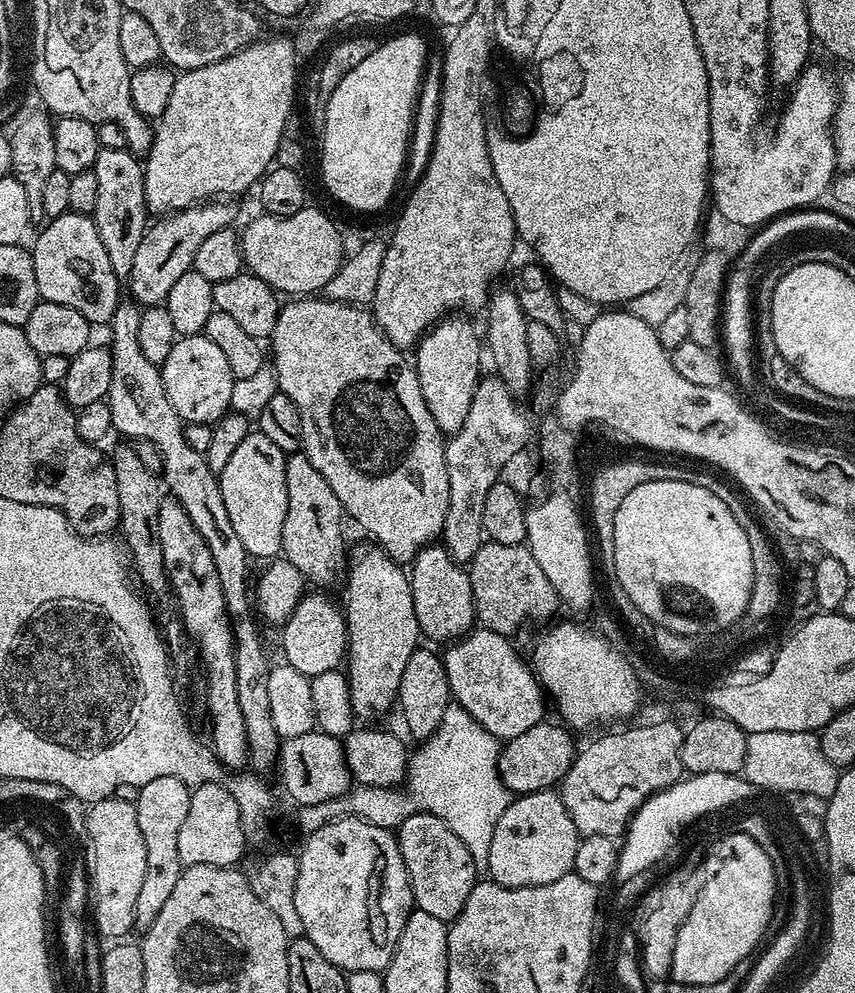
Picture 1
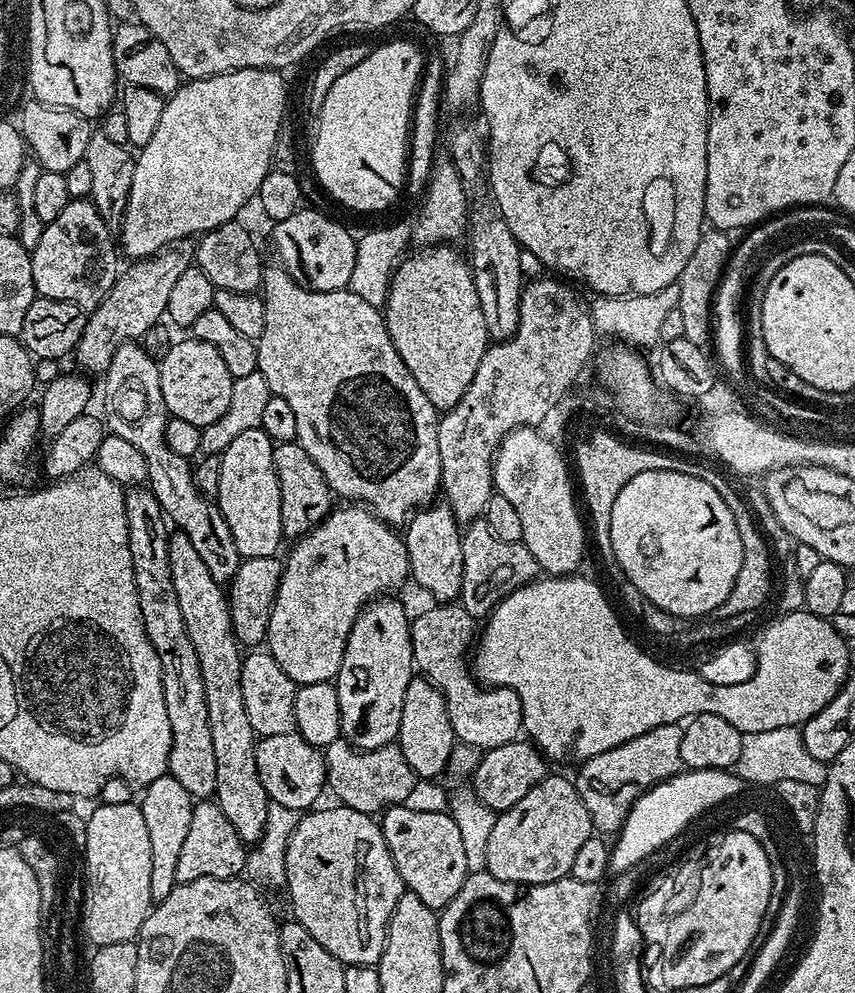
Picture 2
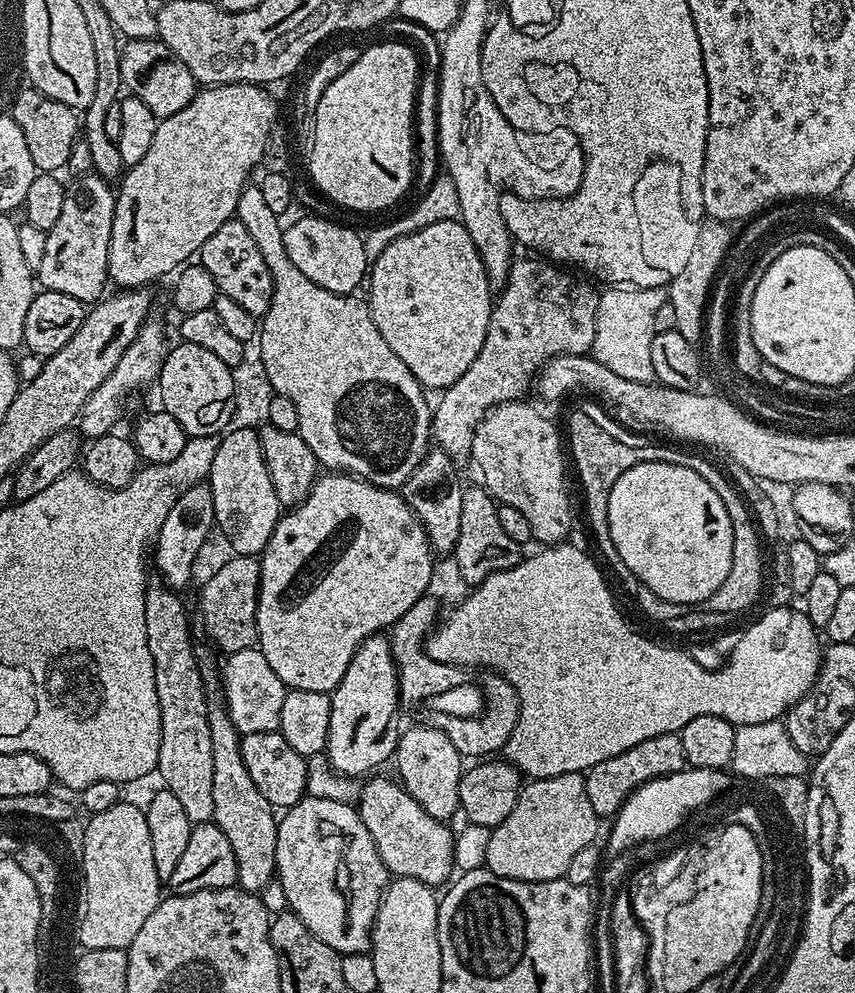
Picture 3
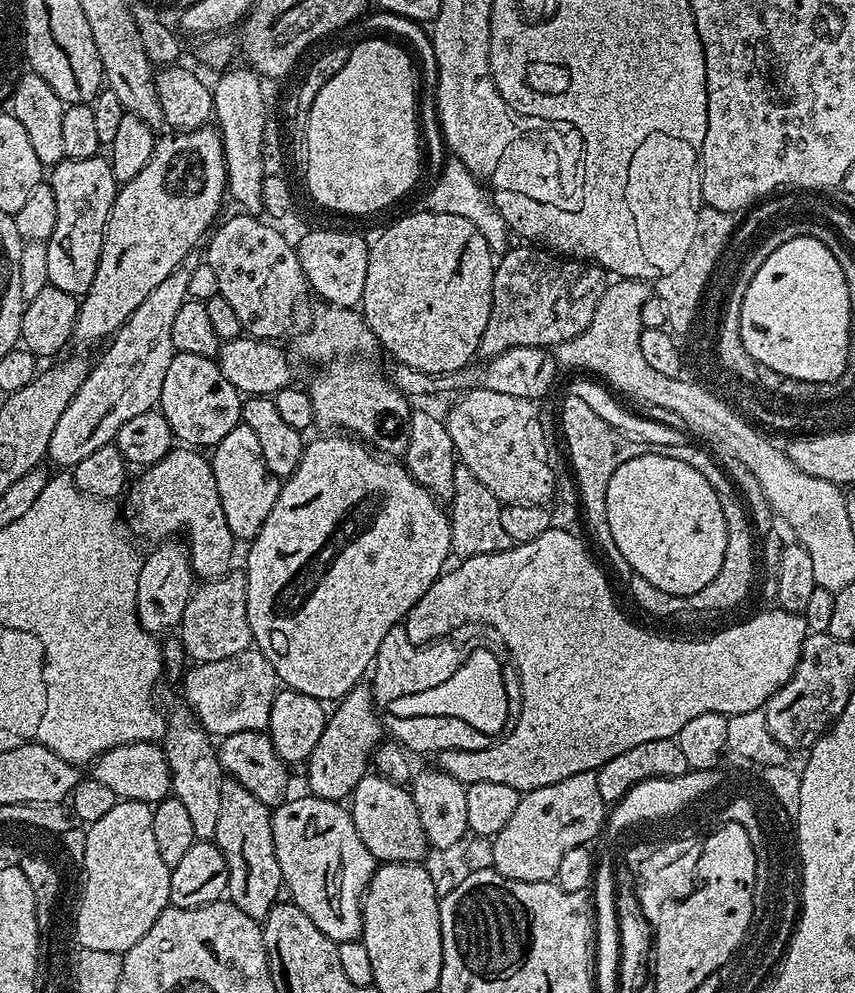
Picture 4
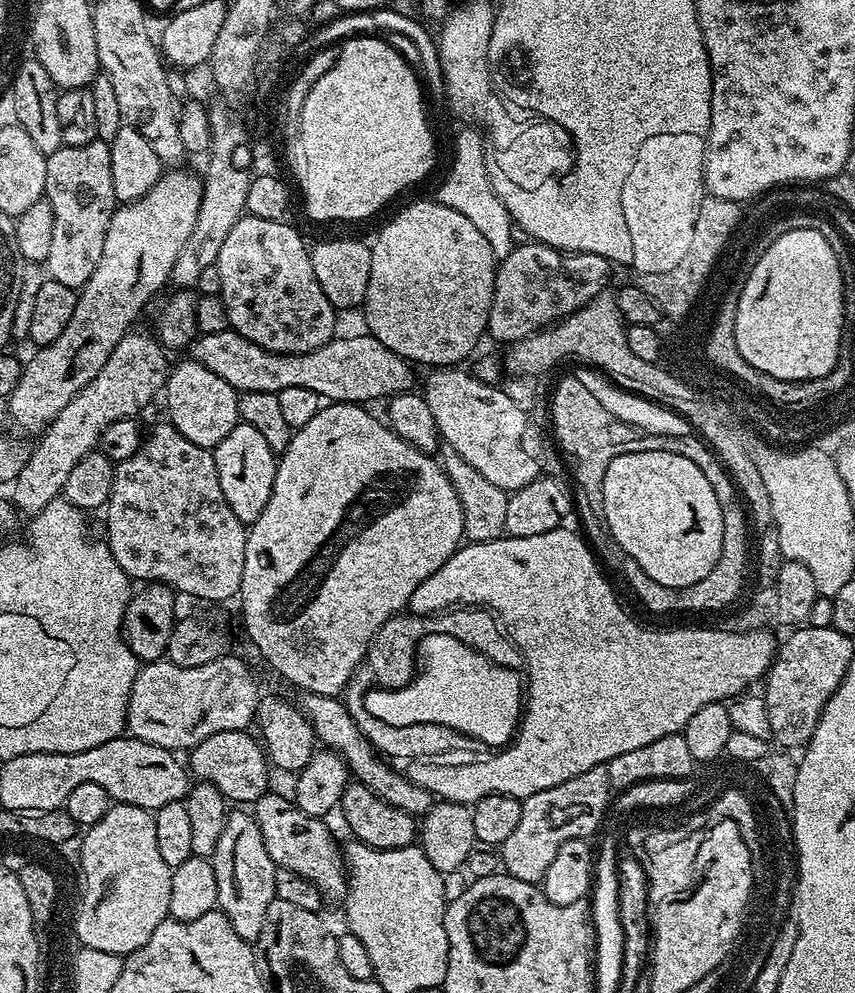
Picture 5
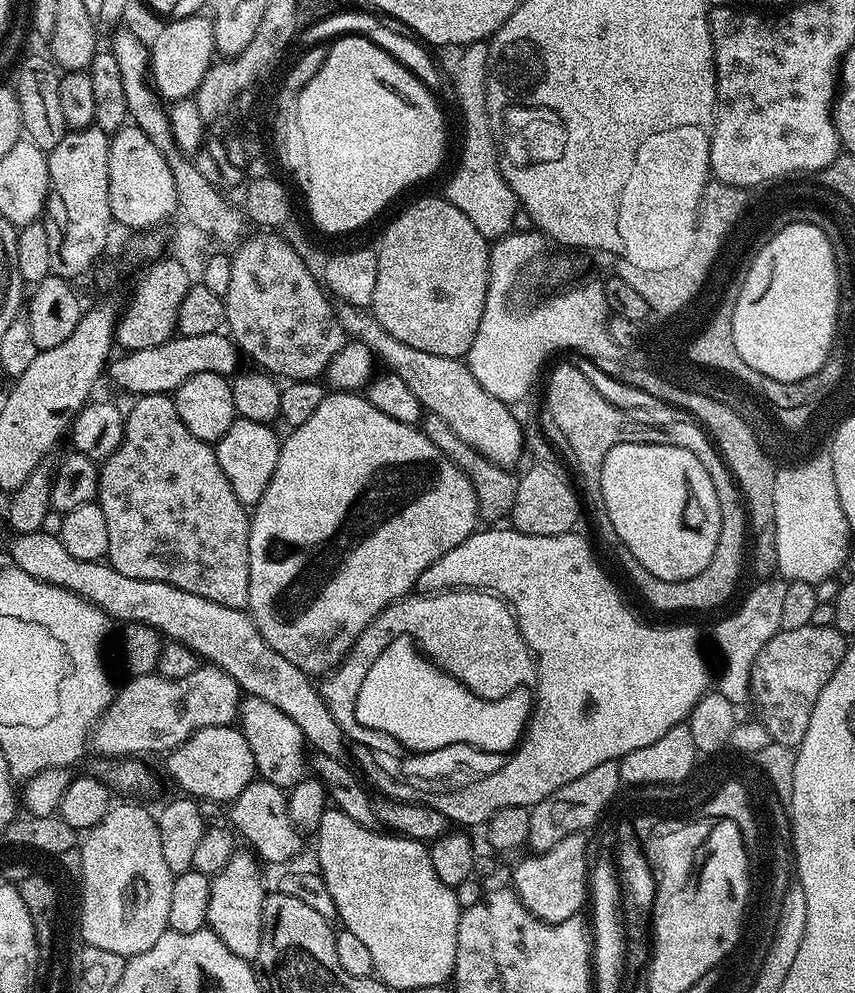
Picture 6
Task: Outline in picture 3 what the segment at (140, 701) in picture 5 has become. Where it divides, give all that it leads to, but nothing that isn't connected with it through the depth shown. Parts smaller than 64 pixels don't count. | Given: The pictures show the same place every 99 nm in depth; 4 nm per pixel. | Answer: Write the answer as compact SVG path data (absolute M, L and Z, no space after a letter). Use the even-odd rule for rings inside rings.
M253 646L246 650L238 650L231 653L225 660L228 661L224 664L224 672L222 668L222 680L224 676L224 700L222 700L222 704L223 707L228 709L230 722L234 722L234 726L241 736L280 731L282 698L286 689L282 678L278 678L278 674L274 674L274 670L270 667L270 662L266 662L266 658L261 654L259 647Z

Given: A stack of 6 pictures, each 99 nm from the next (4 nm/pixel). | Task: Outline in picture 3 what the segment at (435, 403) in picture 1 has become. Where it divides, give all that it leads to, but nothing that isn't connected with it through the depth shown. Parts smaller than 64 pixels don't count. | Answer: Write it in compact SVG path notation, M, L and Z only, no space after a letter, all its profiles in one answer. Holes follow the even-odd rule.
M459 219L434 222L390 242L386 250L371 261L367 288L366 303L374 318L374 326L378 326L390 350L394 350L394 354L410 366L410 374L414 374L421 386L428 390L443 390L458 382L458 378L470 370L470 362L478 358L478 350L482 350L482 342L486 342L494 289L488 284L486 270L474 241L470 234L466 234L466 226Z

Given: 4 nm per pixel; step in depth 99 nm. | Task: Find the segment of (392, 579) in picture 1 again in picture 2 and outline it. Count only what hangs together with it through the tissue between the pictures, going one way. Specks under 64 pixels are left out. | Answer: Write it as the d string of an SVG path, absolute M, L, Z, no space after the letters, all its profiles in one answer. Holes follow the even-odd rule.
M392 594L368 601L348 635L342 666L335 678L340 711L340 734L362 751L393 743L402 722L402 702L414 677L410 612Z

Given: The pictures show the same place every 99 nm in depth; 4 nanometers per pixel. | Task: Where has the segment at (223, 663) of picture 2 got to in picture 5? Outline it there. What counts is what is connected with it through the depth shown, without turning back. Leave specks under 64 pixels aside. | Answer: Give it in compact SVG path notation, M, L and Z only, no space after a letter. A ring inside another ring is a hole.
M248 810L229 811L226 830L222 830L222 838L218 838L218 846L210 857L214 866L214 876L218 878L218 898L216 903L219 911L234 926L238 938L254 942L262 934L262 922L266 922L266 910L272 900L277 899L276 875L278 869L266 850L266 842L262 840L262 830L258 828L255 815Z

